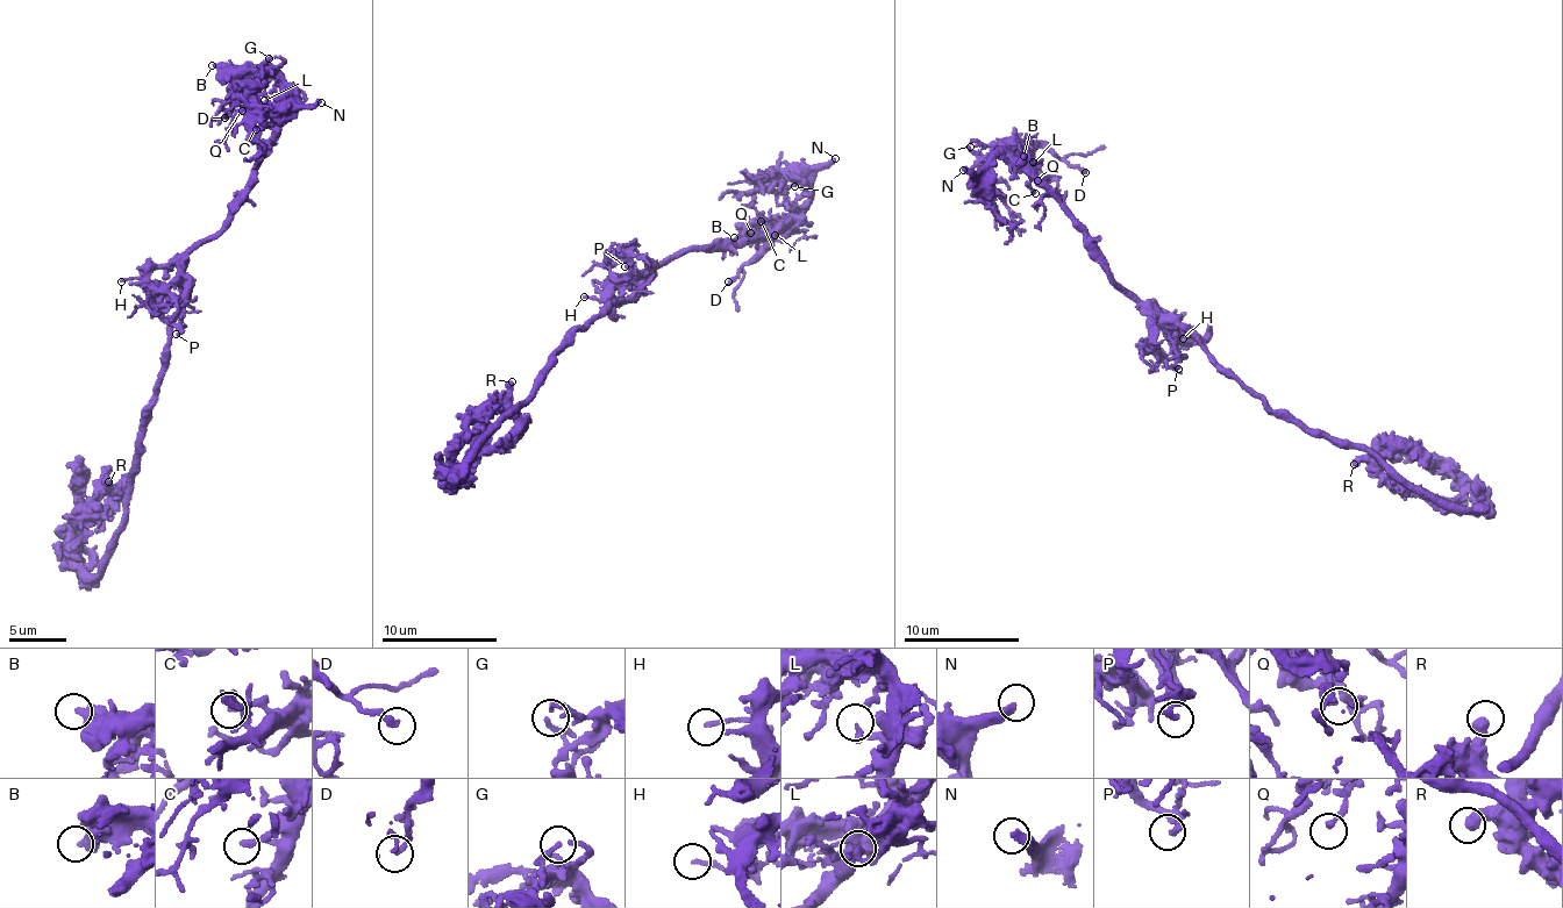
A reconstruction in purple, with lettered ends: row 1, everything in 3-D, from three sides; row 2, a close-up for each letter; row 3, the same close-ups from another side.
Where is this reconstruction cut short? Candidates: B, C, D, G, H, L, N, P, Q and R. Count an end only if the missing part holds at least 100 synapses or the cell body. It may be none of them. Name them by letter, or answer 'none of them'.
N

